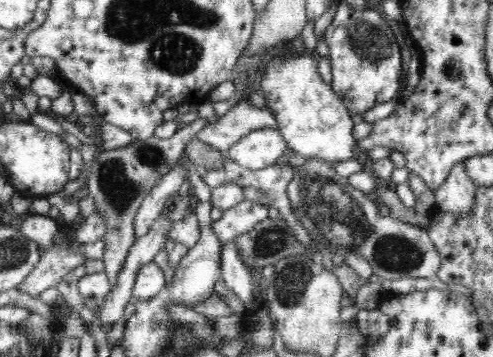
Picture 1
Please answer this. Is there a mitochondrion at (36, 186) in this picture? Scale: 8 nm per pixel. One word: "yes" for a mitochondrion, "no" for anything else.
no

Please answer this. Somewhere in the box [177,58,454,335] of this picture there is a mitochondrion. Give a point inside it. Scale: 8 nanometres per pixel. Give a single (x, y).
(325, 203)

